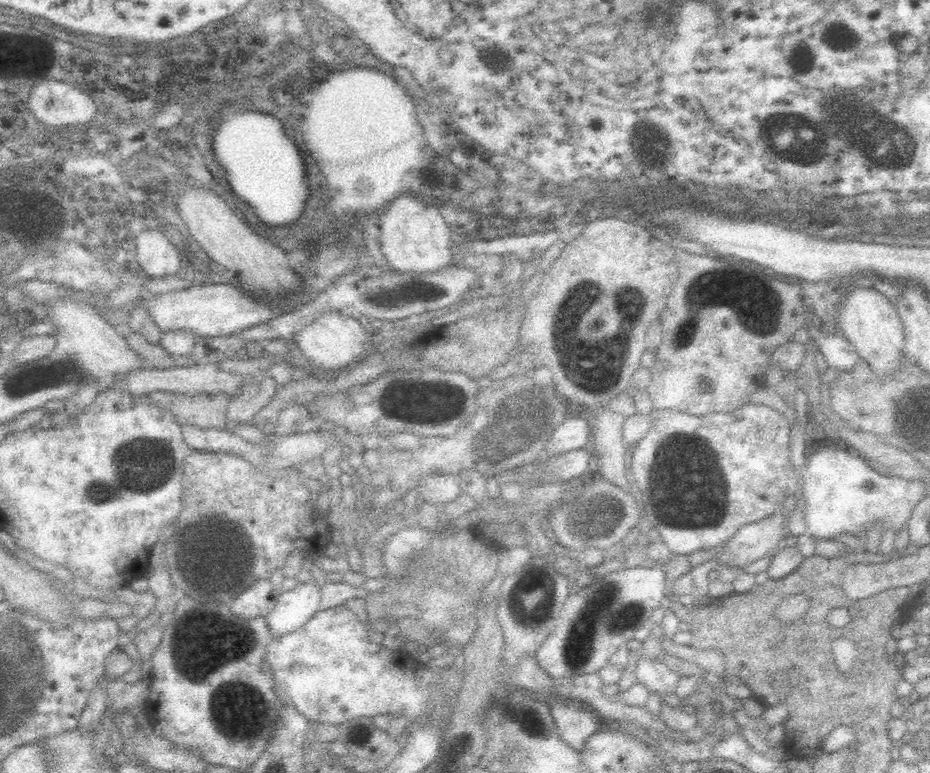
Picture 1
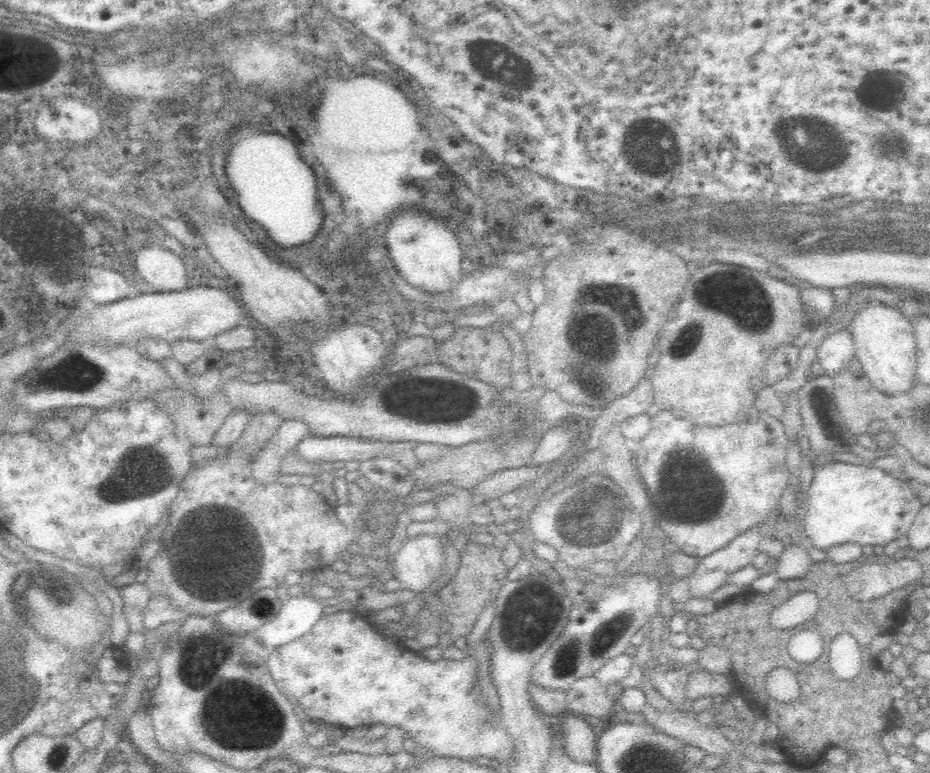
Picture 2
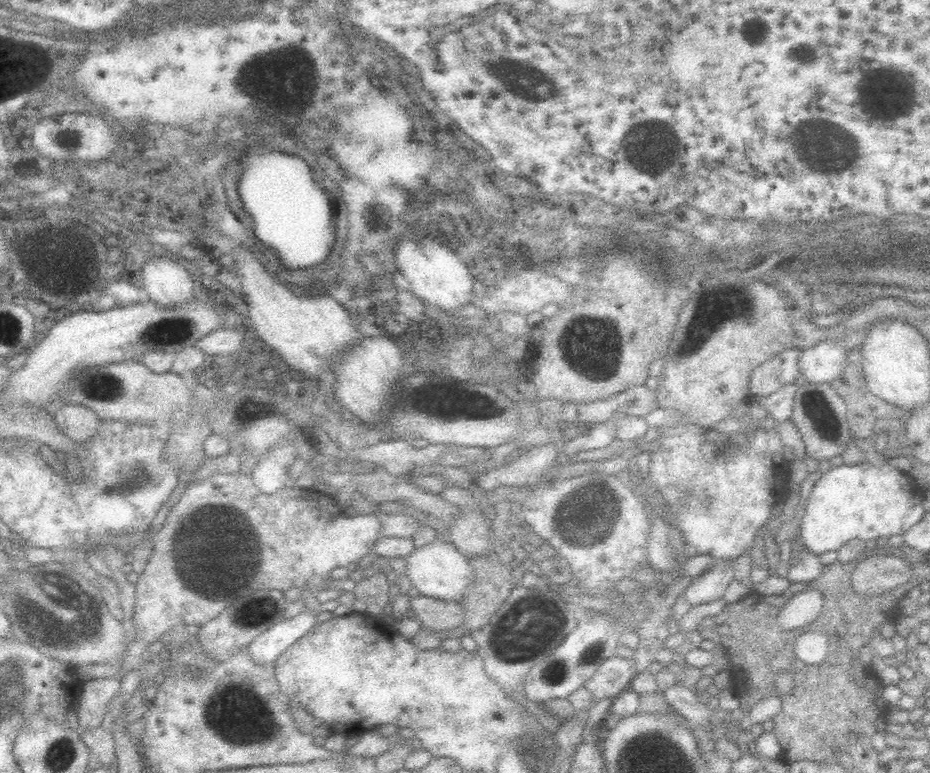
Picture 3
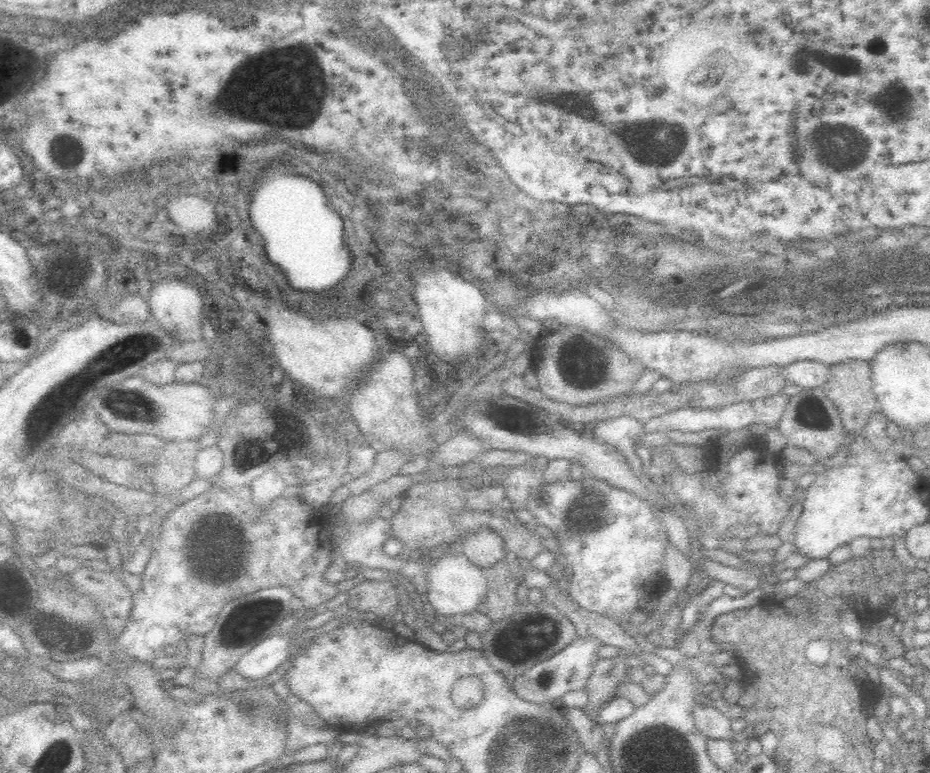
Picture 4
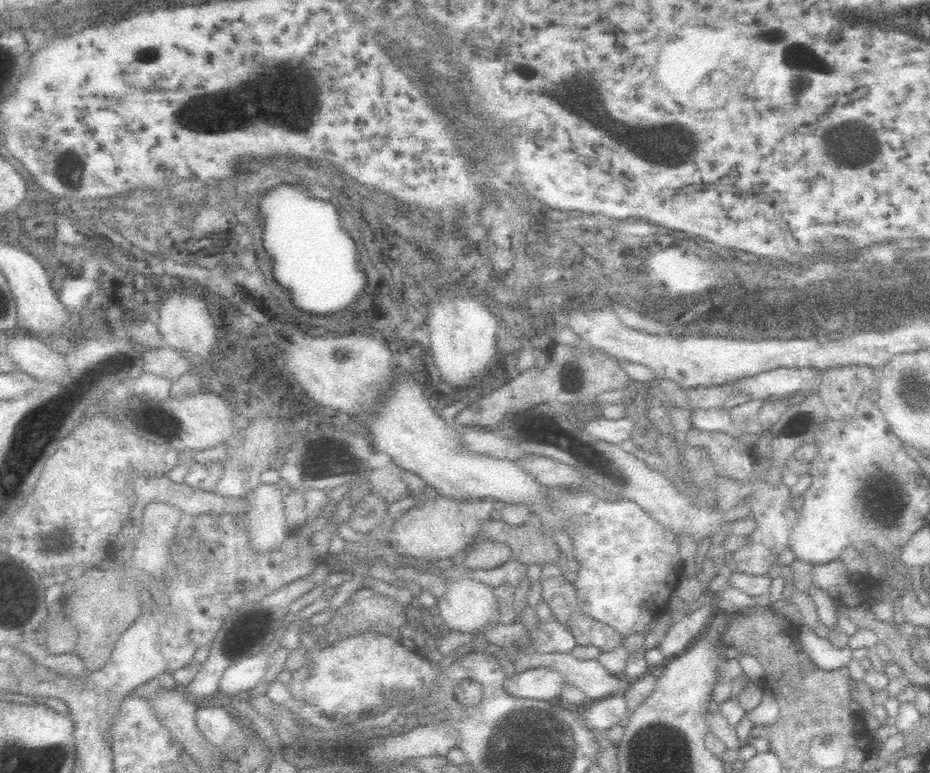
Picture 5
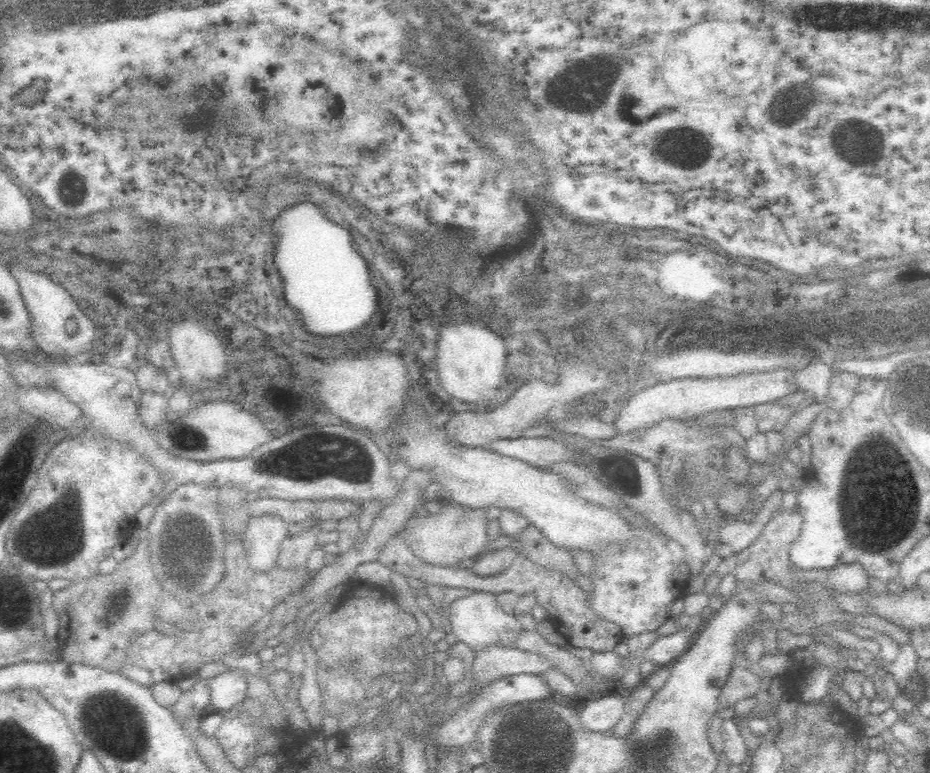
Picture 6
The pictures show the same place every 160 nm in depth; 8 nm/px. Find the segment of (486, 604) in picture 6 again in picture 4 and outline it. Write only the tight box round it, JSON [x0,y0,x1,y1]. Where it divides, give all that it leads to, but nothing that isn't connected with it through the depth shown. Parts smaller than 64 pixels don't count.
[428,554,486,616]

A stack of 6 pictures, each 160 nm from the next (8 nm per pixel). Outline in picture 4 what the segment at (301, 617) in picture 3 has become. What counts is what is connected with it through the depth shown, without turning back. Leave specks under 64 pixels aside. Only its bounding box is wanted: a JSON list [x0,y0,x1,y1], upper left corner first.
[235,634,296,683]

